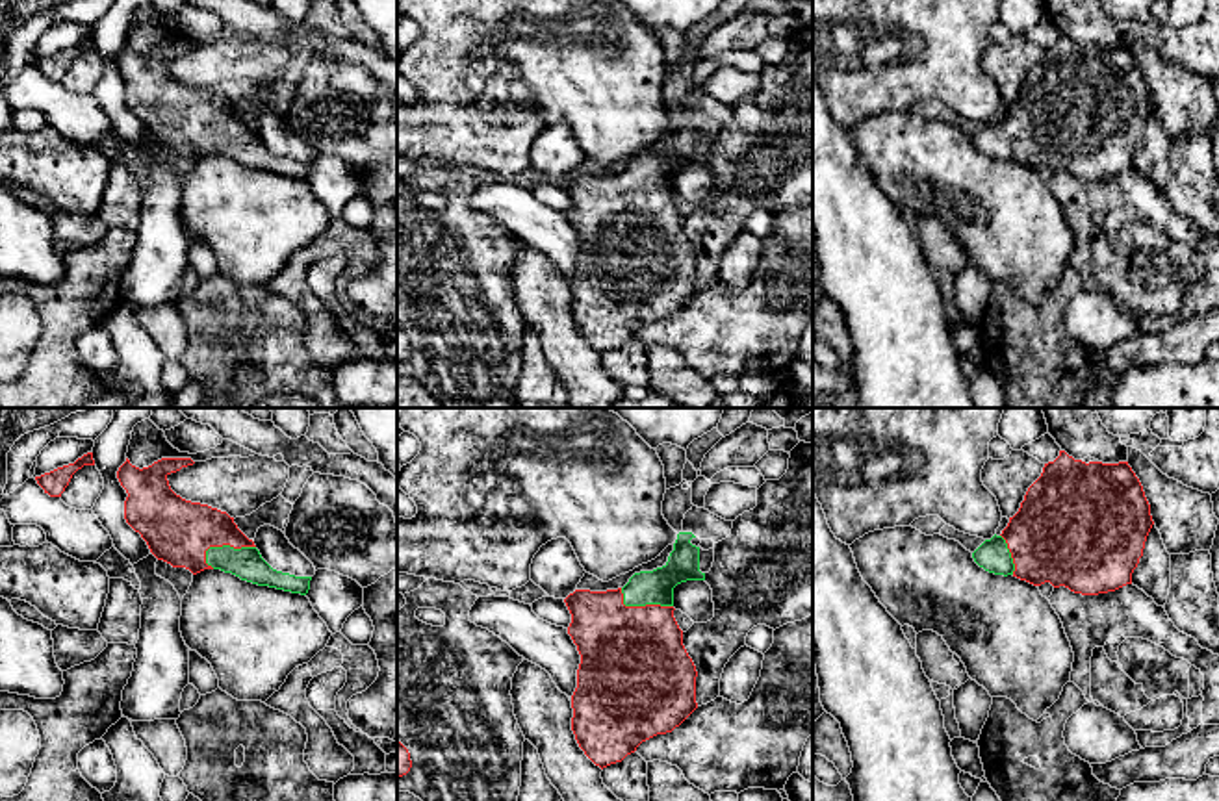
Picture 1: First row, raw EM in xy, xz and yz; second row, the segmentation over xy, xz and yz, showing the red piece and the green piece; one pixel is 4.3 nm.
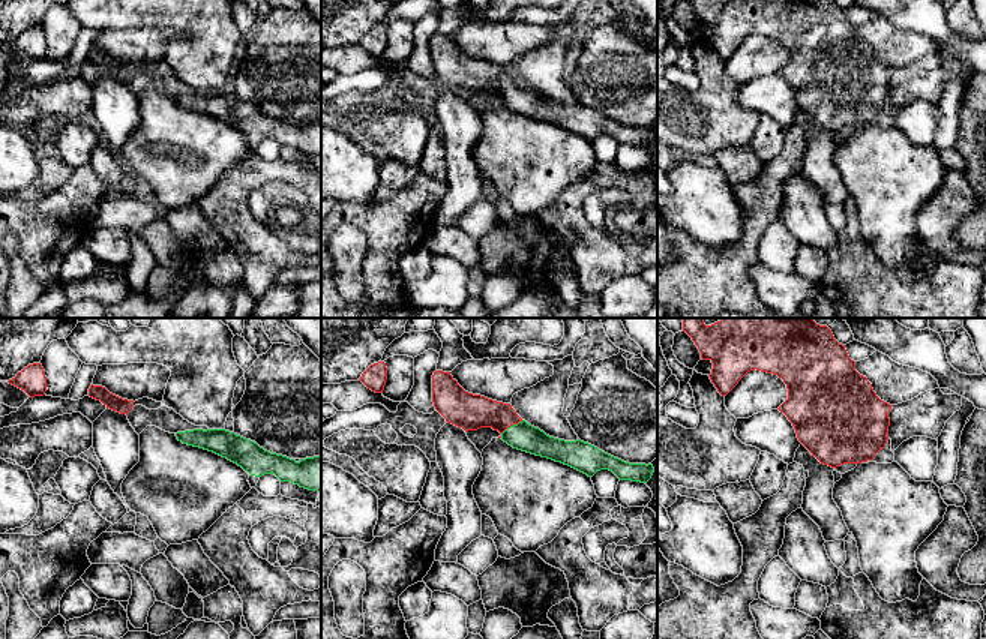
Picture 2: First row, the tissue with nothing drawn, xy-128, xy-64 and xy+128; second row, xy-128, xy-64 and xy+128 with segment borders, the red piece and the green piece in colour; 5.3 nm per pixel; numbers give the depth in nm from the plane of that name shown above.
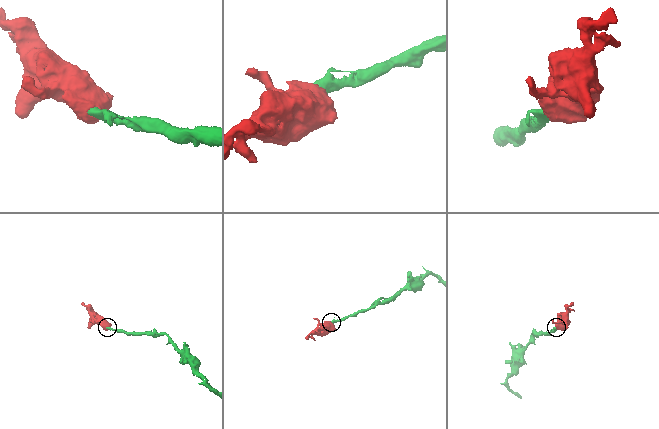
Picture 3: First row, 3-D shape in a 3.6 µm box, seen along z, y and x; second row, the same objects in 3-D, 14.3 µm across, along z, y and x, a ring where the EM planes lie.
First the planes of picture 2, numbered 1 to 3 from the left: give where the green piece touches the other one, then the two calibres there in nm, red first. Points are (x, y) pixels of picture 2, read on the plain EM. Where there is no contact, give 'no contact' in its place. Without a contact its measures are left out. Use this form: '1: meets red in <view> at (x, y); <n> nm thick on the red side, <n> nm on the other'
1: no contact
2: meets red in xy-64 at (512, 89); 190 nm thick on the red side, 150 nm on the other
3: no contact

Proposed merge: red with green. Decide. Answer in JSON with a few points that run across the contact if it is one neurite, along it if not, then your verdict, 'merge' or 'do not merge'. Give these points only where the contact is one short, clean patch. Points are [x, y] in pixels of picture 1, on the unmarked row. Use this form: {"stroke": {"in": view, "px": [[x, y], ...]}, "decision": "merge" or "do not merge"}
{"stroke": {"in": "xy", "px": [[177, 115], [225, 128], [247, 149]]}, "decision": "merge"}

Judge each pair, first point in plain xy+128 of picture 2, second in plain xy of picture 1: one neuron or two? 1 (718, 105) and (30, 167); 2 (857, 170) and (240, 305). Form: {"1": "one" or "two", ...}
{"1": "one", "2": "two"}

